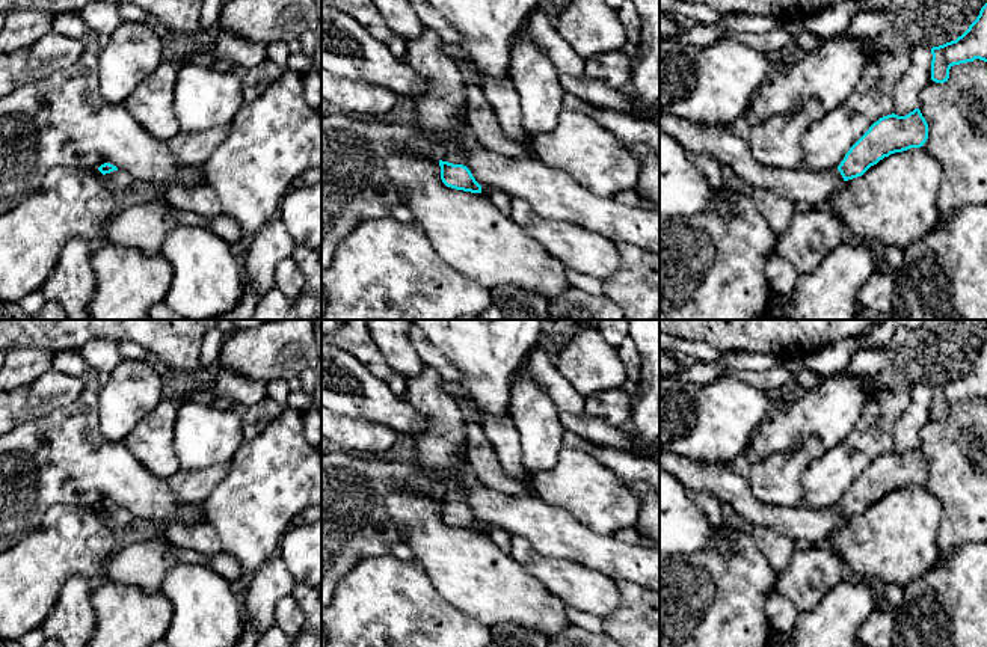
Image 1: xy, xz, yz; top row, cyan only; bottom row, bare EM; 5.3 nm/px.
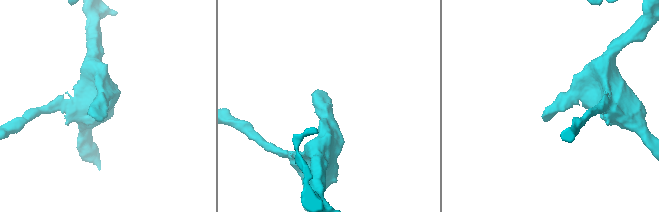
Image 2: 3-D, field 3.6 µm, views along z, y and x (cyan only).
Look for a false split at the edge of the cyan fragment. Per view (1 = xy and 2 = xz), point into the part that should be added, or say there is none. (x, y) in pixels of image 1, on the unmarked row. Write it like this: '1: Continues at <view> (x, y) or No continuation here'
1: Continues at xy (118, 518)
2: Continues at xz (441, 453)

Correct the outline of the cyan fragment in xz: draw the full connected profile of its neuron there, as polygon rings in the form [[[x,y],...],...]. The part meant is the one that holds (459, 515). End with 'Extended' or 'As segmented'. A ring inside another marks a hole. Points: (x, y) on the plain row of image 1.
[[[426,363],[417,377],[406,382],[401,398],[427,418],[427,424],[414,434],[414,460],[435,483],[442,520],[456,528],[481,531],[462,492],[462,484],[472,477],[465,446],[469,413],[456,397],[442,391],[442,382],[441,374]]]. Extended

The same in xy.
[[[104,501],[98,505],[98,508],[104,513],[106,522],[113,528],[113,529],[122,529],[130,526],[130,523],[134,520],[134,516],[118,507],[116,504],[110,501]]]. Extended

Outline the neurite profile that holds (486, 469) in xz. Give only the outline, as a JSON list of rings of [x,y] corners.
[[[471,415],[465,424],[465,446],[471,474],[477,483],[509,496],[534,495],[531,484],[518,481],[506,474],[481,422]]]

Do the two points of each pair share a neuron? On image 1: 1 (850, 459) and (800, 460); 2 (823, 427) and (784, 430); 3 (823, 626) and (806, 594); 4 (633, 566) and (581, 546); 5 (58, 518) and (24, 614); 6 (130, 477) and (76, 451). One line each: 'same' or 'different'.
1: different
2: same
3: different
4: same
5: same
6: same

